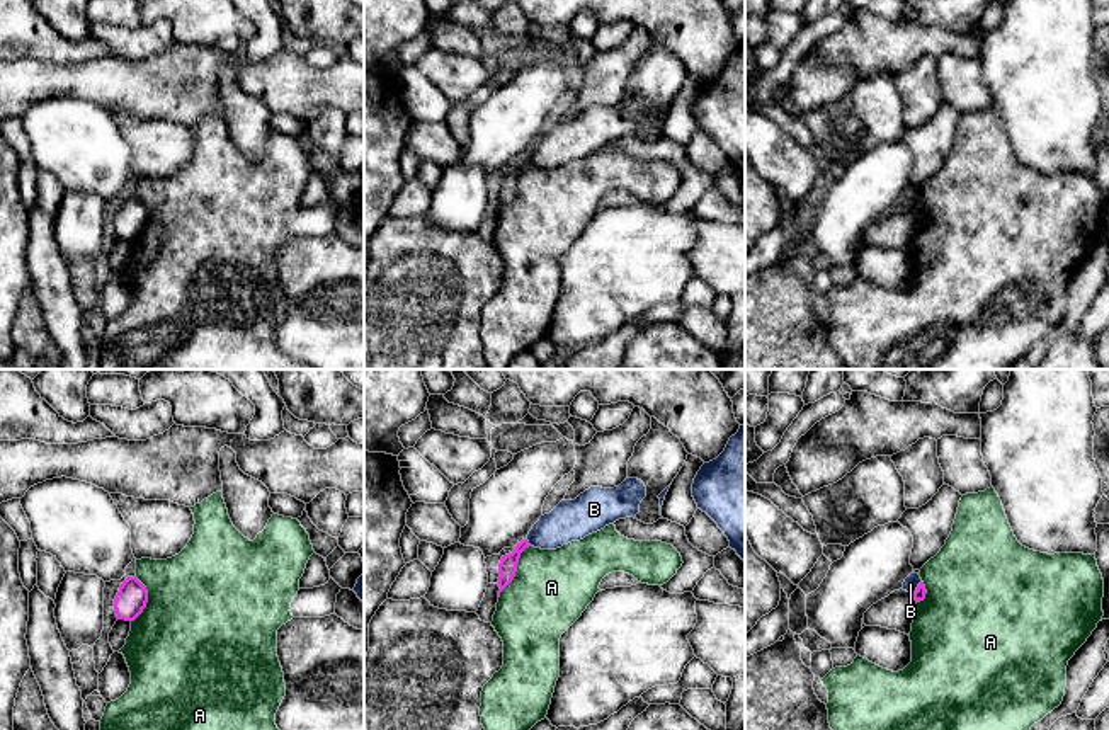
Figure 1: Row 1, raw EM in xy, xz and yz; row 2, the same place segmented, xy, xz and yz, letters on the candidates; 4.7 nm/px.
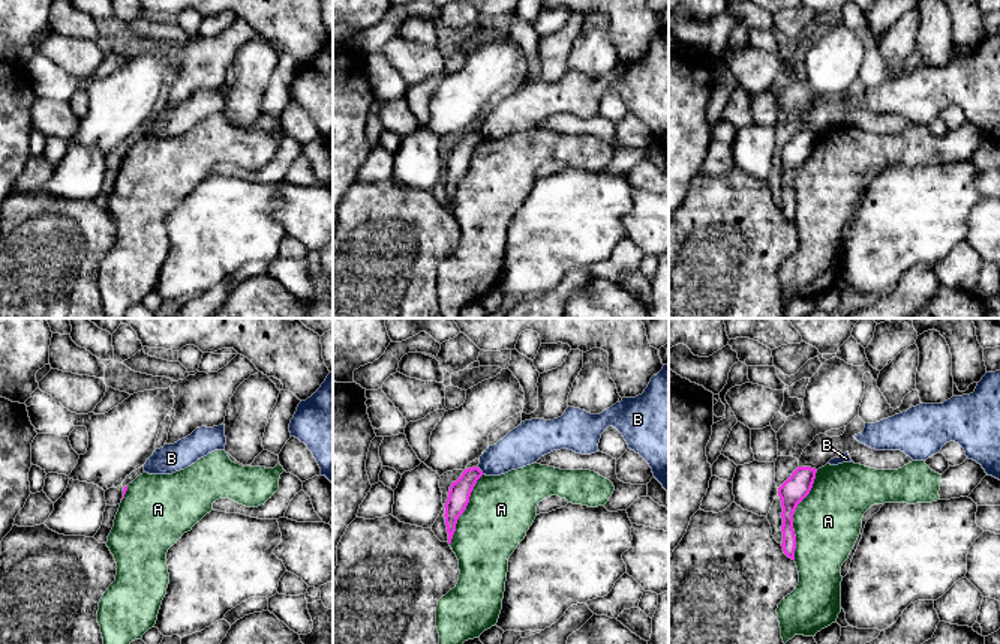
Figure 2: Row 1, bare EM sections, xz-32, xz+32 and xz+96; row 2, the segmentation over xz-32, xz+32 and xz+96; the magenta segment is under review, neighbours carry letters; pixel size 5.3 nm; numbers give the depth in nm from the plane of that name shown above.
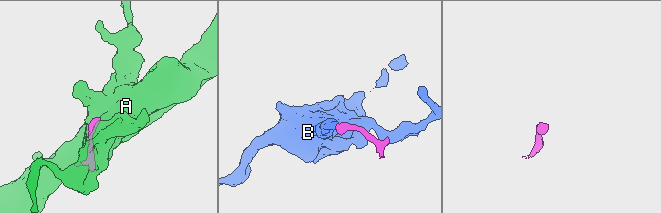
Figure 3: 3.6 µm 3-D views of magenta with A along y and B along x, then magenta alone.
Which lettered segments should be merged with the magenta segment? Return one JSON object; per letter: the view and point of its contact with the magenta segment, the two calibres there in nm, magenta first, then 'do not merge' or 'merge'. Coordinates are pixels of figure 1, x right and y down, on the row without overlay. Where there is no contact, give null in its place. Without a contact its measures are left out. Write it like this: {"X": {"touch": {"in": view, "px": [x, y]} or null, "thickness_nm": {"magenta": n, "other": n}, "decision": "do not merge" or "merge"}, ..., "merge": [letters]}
{"A": {"touch": {"in": "xz", "px": [516, 189]}, "thickness_nm": {"magenta": 90, "other": 360}, "decision": "do not merge"}, "B": {"touch": {"in": "yz", "px": [917, 206]}, "thickness_nm": {"magenta": 60, "other": 70}, "decision": "do not merge"}, "merge": []}

